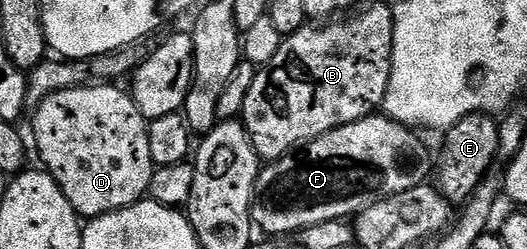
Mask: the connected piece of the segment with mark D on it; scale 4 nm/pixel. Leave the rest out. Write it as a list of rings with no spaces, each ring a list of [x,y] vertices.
[[[97,82],[95,84],[84,84],[80,88],[71,88],[70,90],[58,90],[54,94],[50,94],[42,103],[35,105],[32,116],[32,136],[36,139],[36,148],[34,144],[34,152],[40,155],[43,167],[52,175],[54,182],[58,182],[58,186],[62,190],[62,194],[66,194],[66,198],[70,202],[70,206],[75,210],[77,216],[81,218],[91,218],[93,216],[101,216],[102,214],[110,214],[114,210],[122,210],[131,204],[137,204],[139,200],[148,196],[148,187],[150,186],[150,178],[154,171],[154,165],[150,158],[150,134],[148,133],[149,121],[144,119],[143,114],[138,110],[138,106],[133,102],[131,95],[127,91],[124,92],[112,82]]]

